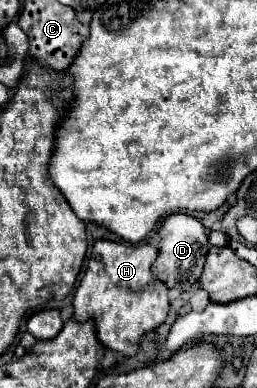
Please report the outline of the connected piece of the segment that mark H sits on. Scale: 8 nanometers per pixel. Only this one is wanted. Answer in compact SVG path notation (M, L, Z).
M97 240L87 264L87 272L75 290L73 318L77 322L95 322L97 340L123 356L135 356L143 334L165 322L169 312L167 286L151 278L151 262L157 248L151 244L123 244Z

